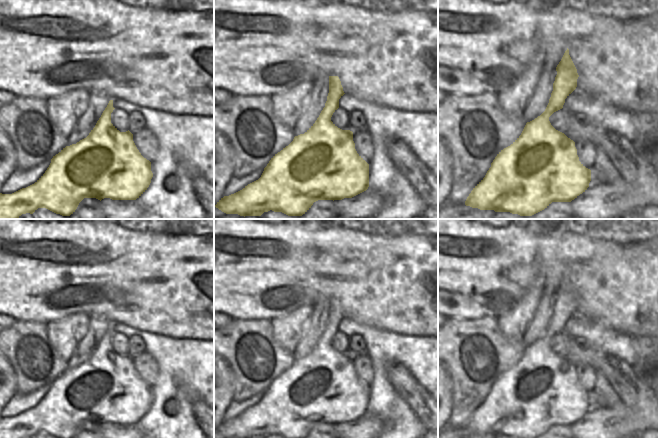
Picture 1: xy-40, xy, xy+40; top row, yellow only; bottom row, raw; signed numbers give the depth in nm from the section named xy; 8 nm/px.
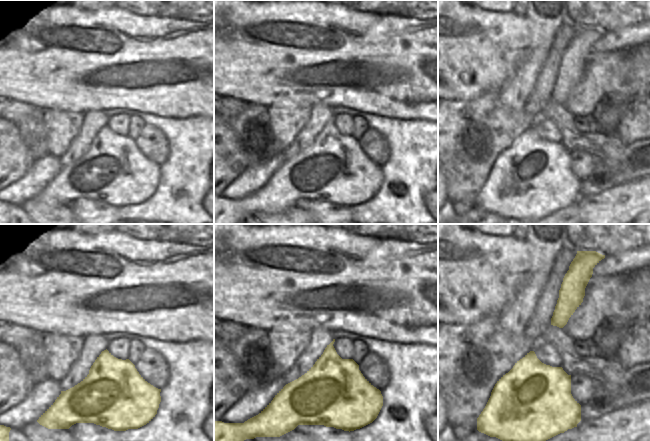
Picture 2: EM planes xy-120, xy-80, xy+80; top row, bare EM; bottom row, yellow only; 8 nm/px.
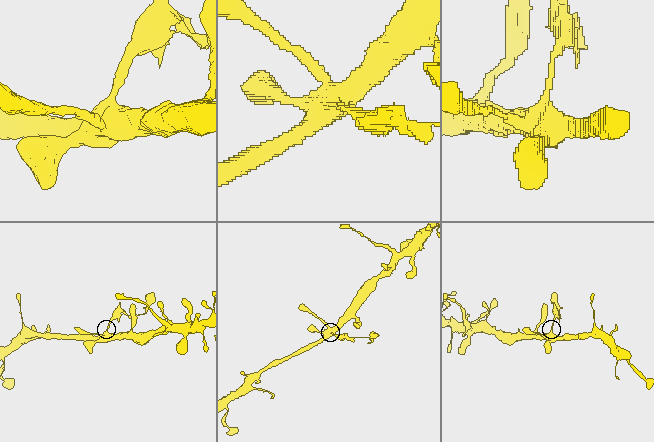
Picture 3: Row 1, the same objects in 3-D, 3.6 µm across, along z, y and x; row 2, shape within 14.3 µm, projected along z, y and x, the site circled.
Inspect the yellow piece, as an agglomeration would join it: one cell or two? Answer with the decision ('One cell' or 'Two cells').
Two cells.

